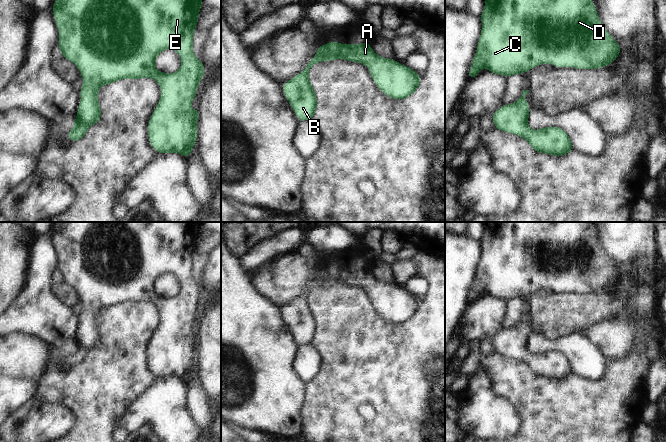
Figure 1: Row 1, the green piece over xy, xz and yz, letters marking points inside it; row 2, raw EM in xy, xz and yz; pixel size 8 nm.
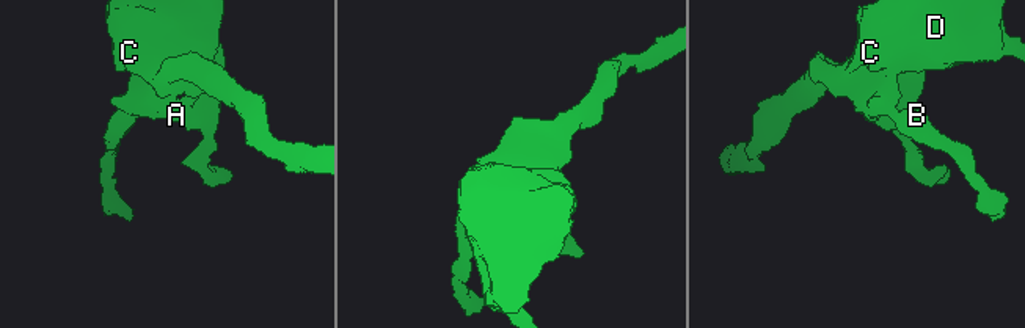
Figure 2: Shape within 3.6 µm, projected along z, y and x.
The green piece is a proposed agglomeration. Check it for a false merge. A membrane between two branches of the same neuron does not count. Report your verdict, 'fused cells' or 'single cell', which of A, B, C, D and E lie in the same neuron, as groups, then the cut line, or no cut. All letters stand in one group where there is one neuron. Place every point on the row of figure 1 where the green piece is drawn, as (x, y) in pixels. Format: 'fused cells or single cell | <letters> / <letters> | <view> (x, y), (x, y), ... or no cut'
single cell | A B C D E | no cut

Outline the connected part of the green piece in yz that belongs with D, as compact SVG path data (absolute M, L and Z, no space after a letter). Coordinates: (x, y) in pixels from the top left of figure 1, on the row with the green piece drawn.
M485 0L477 51L469 70L474 79L485 67L503 76L523 74L540 64L598 69L619 56L619 44L604 28L592 0Z

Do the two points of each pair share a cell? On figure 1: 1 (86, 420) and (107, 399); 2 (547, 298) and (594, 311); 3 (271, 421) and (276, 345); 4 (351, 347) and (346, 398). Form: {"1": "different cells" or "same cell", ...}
{"1": "same cell", "2": "same cell", "3": "same cell", "4": "same cell"}

